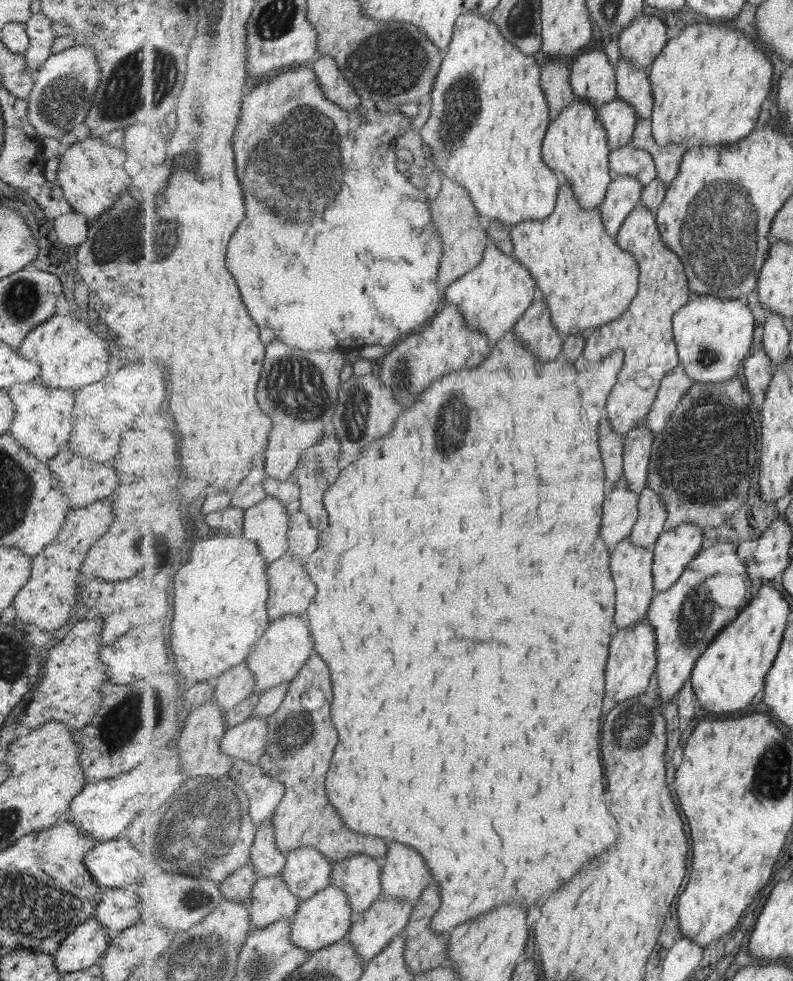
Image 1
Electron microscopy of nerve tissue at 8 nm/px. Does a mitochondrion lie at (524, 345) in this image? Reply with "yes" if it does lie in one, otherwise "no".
no

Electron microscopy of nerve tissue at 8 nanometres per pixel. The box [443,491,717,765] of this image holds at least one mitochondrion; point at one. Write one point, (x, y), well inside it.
(639, 732)

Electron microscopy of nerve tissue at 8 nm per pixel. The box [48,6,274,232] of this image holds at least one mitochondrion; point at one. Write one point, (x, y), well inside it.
(141, 77)

